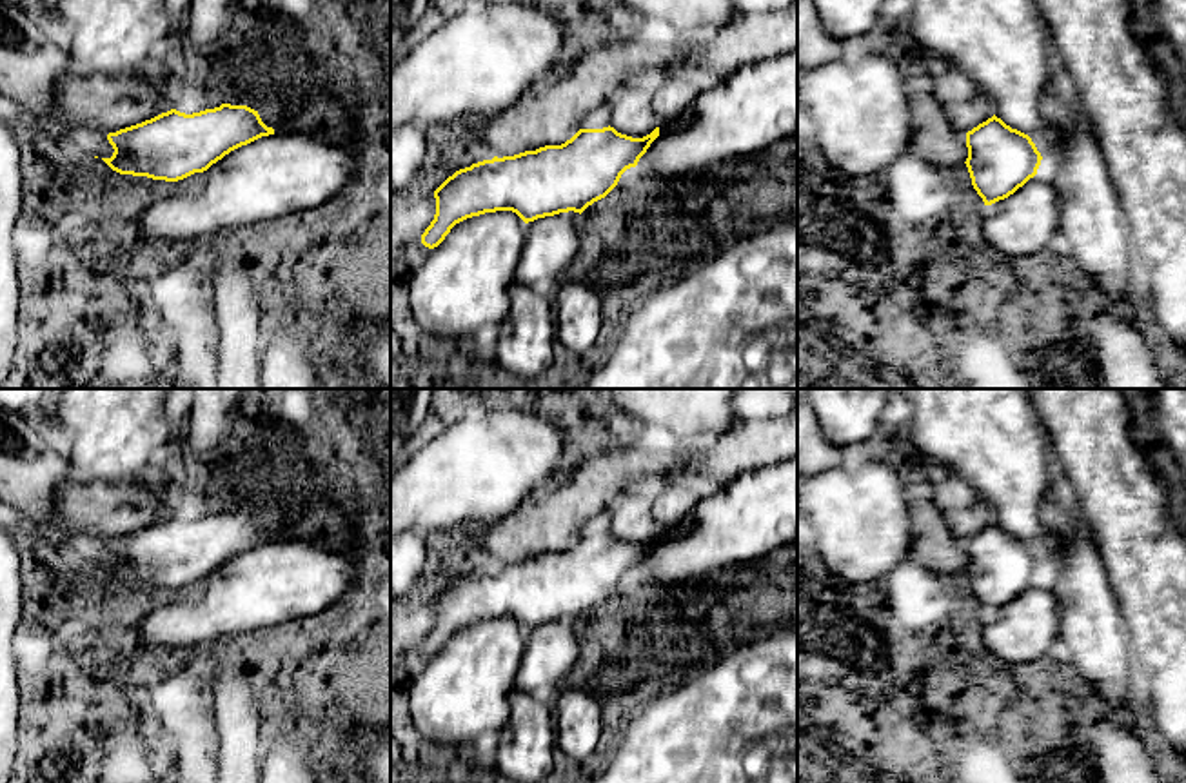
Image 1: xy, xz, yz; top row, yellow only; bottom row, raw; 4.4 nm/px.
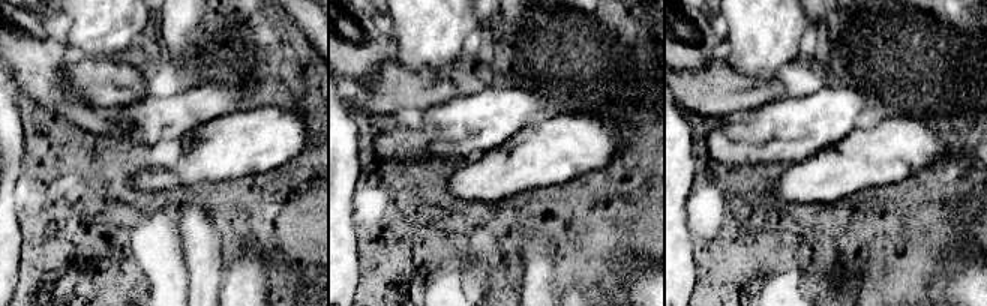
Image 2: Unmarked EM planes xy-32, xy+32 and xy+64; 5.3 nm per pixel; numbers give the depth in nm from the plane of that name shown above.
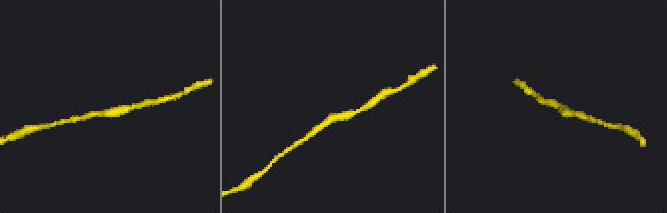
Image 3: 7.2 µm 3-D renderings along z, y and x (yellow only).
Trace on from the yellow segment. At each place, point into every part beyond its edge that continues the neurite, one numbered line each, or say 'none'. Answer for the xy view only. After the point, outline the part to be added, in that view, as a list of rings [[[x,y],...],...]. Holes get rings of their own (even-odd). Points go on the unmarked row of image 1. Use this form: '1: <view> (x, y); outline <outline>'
1: xy (276, 582); outline [[[269,541],[212,570],[200,601],[183,600],[140,623],[147,643],[183,647],[320,614],[356,583],[354,561],[320,541]]]

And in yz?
1: yz (1023, 631); outline [[[1035,581],[1004,607],[984,614],[983,643],[1003,665],[1032,663],[1061,643],[1061,605]]]

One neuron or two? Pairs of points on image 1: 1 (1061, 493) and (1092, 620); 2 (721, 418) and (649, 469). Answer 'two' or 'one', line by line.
1: one
2: two

